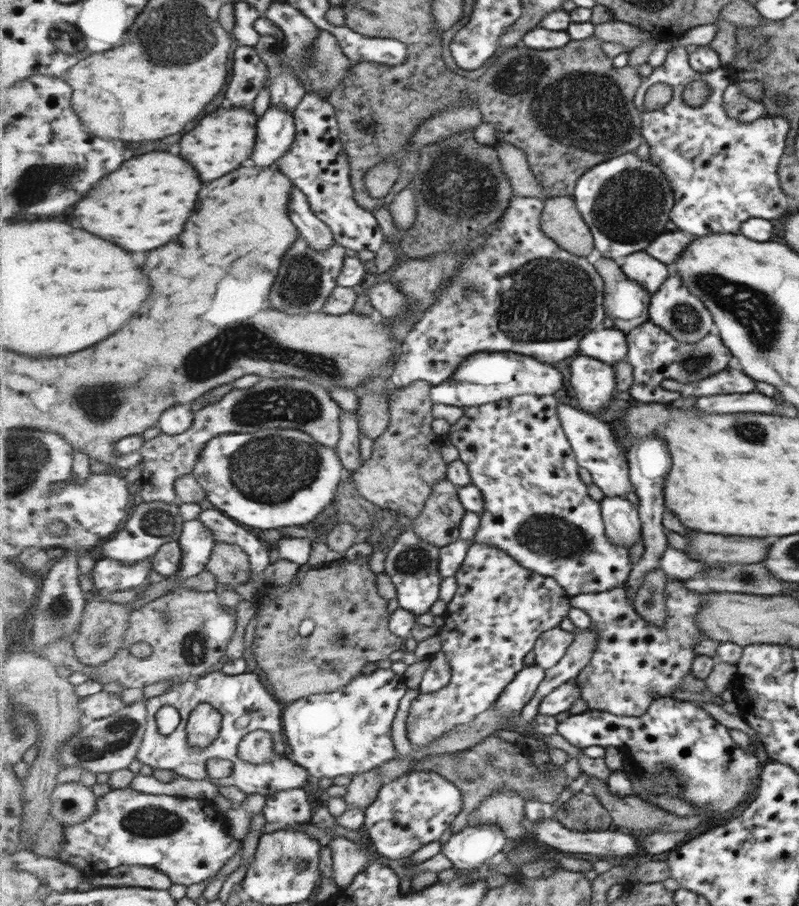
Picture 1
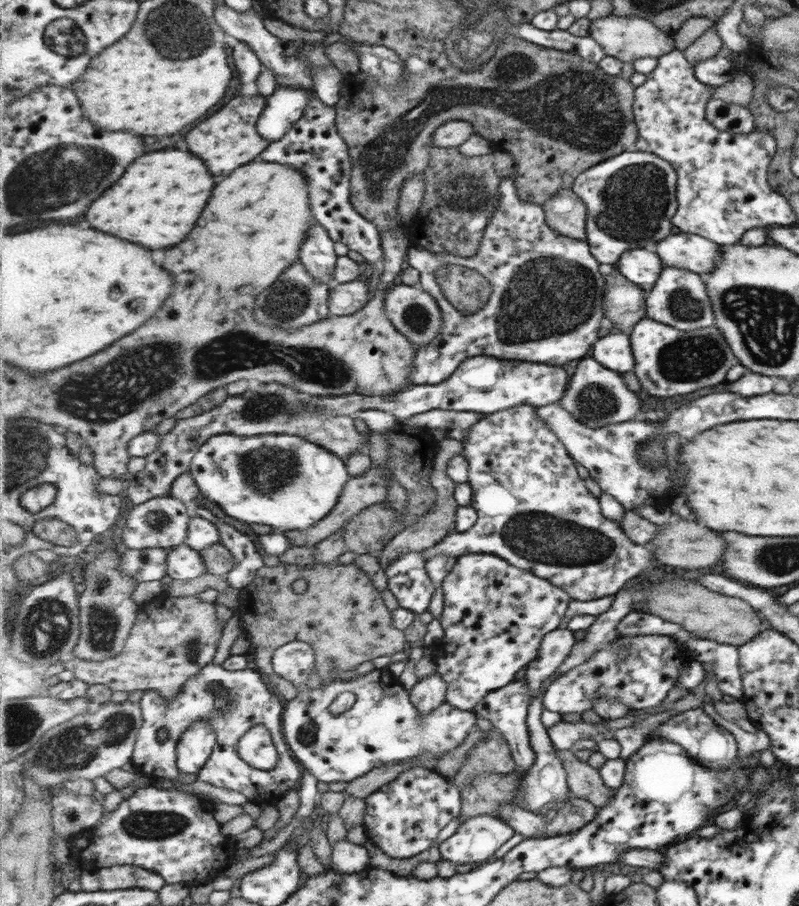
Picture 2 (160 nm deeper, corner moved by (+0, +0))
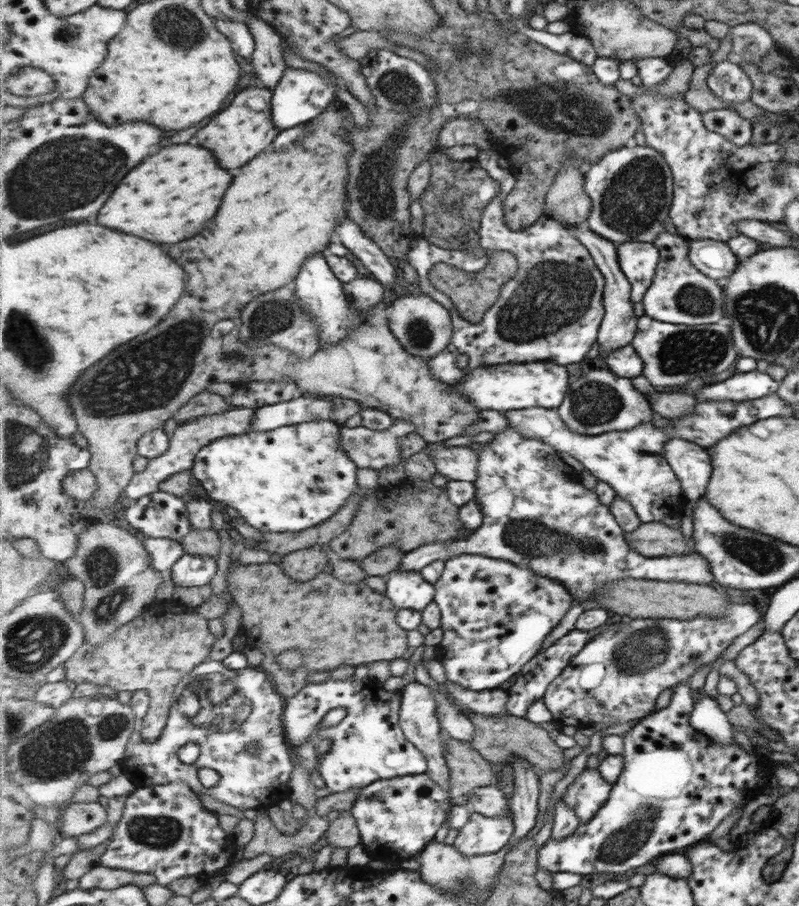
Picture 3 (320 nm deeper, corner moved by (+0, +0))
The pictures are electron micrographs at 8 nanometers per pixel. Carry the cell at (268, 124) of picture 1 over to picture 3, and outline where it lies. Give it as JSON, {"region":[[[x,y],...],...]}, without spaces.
{"region":[[[285,69],[283,78],[273,91],[273,122],[281,130],[312,121],[338,100],[338,84],[329,75],[314,73],[307,69]]]}

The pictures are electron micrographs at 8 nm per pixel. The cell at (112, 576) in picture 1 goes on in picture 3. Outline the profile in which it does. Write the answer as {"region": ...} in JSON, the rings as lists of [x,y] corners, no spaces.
{"region":[[[147,537],[145,550],[149,552],[155,570],[165,574],[167,581],[172,578],[172,568],[186,554],[184,547],[177,540],[170,538]]]}

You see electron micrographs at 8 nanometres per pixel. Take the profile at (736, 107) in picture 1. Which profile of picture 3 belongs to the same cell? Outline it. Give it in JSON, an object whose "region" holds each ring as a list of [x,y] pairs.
{"region":[[[732,108],[708,110],[702,118],[709,132],[720,134],[735,146],[743,146],[750,142],[751,122]]]}

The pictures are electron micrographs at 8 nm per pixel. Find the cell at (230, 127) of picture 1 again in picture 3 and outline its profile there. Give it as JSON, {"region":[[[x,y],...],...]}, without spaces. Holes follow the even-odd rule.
{"region":[[[254,83],[249,90],[241,90],[241,94],[233,100],[233,104],[228,105],[225,110],[212,118],[205,128],[199,130],[197,136],[201,138],[201,146],[211,148],[217,154],[221,166],[225,166],[227,170],[241,168],[247,162],[251,162],[257,154],[267,150],[282,131],[273,122],[273,95],[272,89],[265,88],[257,83]],[[213,121],[216,124],[215,126],[211,126]]]}

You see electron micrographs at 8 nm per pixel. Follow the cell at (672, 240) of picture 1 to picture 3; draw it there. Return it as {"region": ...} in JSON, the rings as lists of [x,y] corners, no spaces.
{"region":[[[686,239],[686,242],[688,242],[688,258],[692,265],[710,279],[721,281],[738,265],[738,258],[724,242],[709,239]]]}

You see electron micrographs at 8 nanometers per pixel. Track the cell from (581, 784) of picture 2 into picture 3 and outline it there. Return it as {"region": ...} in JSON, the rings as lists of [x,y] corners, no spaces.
{"region":[[[469,710],[469,717],[475,725],[475,736],[472,745],[497,767],[509,764],[511,754],[522,756],[532,762],[540,772],[565,768],[565,754],[553,739],[553,733],[541,728],[539,724],[524,717],[501,713],[500,715],[486,715],[473,713]]]}

